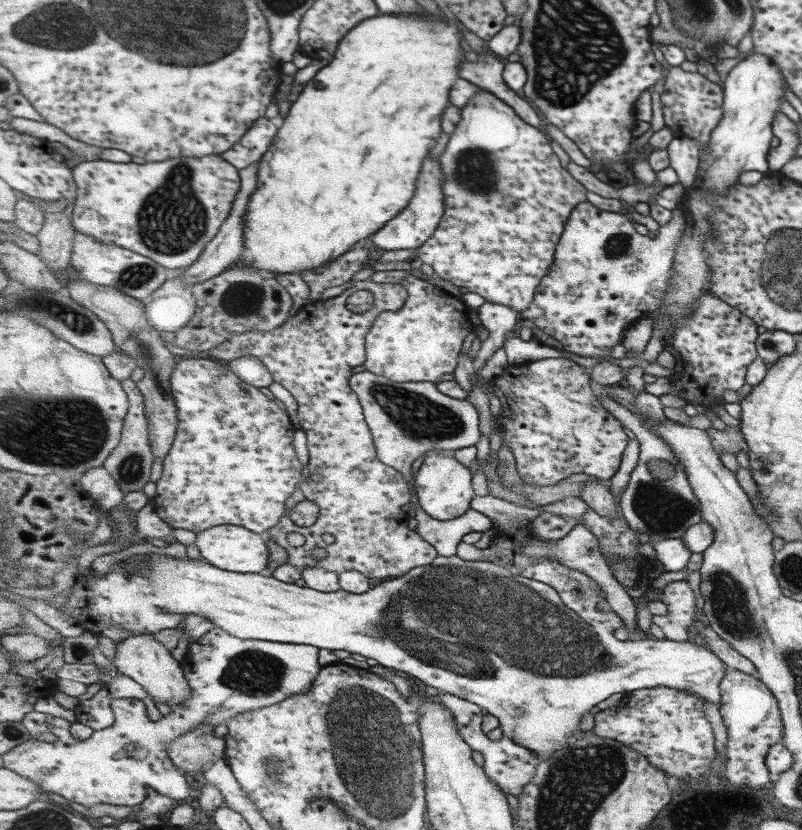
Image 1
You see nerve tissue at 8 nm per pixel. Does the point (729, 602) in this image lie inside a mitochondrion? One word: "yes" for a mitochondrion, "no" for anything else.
yes

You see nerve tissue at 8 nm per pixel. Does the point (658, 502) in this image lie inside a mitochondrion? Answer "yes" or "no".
yes

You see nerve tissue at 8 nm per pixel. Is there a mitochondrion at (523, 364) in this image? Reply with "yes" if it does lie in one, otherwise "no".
no

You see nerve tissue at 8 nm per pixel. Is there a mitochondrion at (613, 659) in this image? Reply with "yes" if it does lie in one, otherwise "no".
yes

